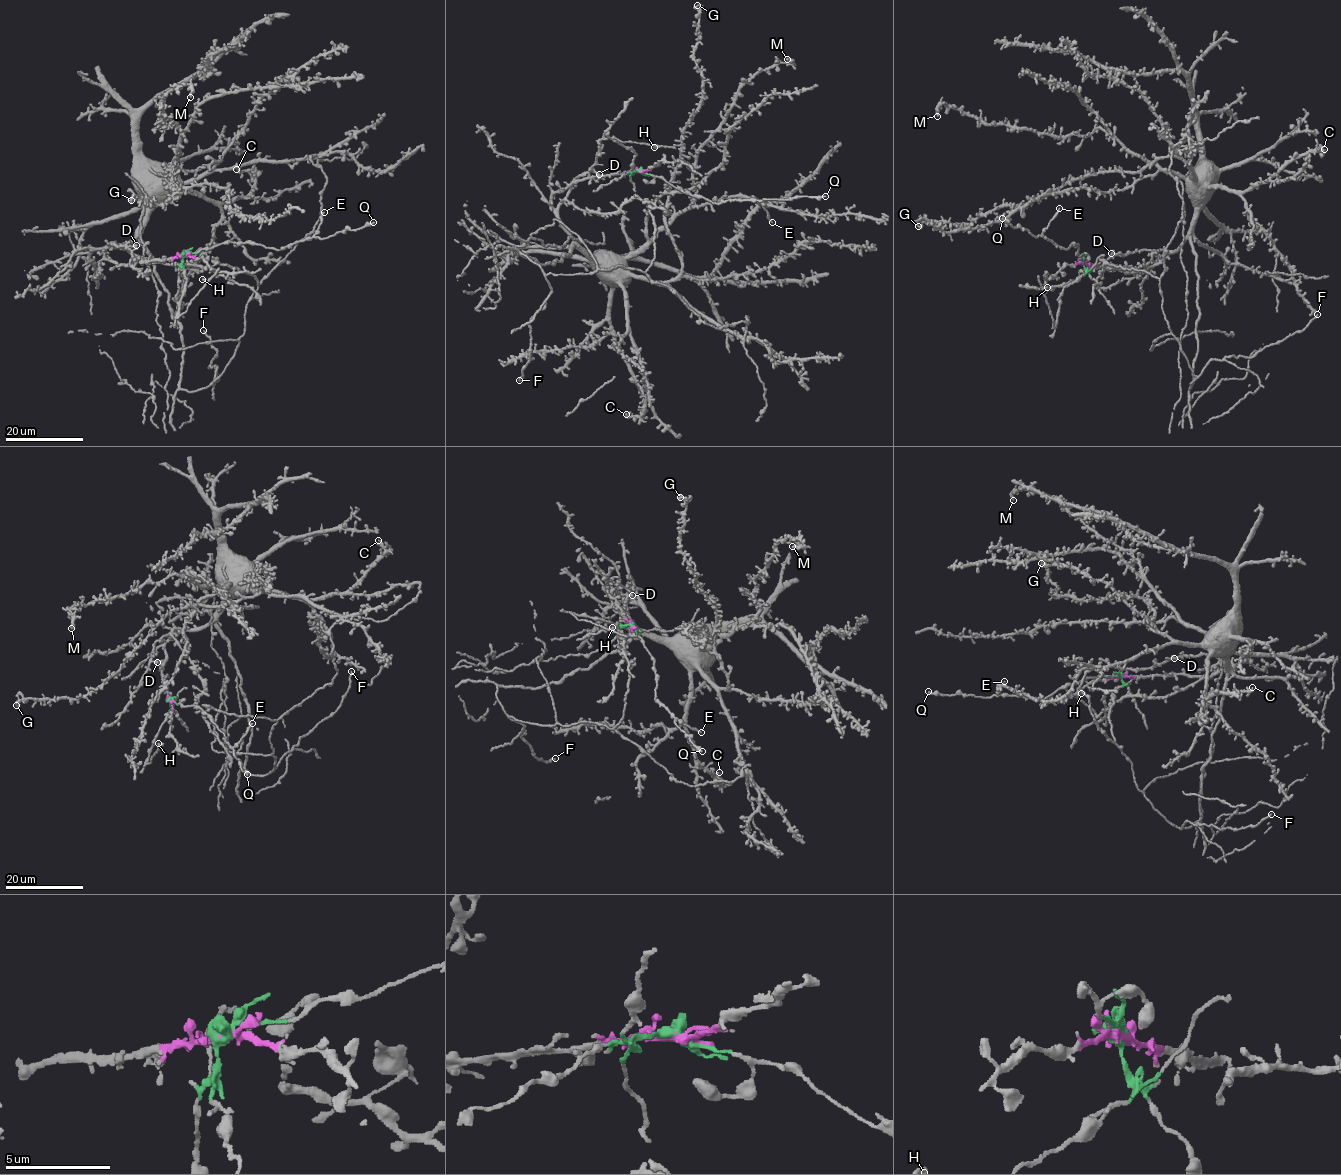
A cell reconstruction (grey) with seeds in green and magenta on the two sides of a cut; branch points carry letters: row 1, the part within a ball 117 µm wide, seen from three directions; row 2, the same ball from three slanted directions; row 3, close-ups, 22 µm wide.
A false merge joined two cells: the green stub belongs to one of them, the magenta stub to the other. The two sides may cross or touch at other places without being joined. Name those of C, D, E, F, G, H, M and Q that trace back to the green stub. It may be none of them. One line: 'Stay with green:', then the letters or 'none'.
Stay with green: E, H, Q

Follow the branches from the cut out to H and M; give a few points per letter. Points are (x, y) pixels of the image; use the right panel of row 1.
H: (1083, 262), (1086, 273), (1063, 289), (1054, 326), (1044, 294), (1047, 287)
M: (1083, 262), (1140, 272), (1180, 248), (1194, 210), (1185, 179), (1099, 128), (1039, 134), (942, 103), (937, 116)

